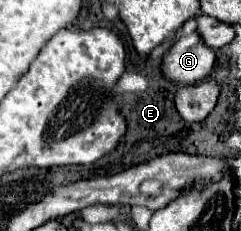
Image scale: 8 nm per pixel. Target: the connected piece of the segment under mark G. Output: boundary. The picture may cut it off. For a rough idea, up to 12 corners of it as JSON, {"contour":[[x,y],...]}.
{"contour":[[198,34],[162,58],[170,82],[192,86],[212,74],[214,52]]}

